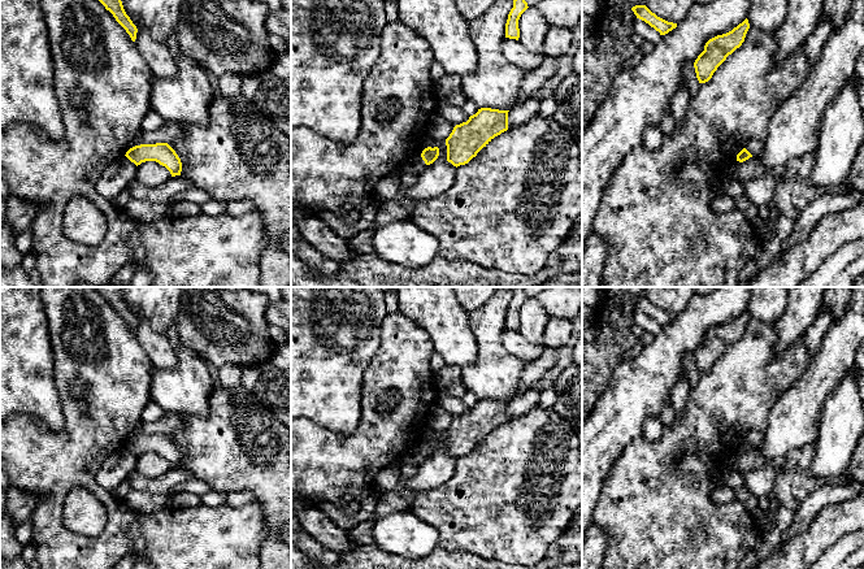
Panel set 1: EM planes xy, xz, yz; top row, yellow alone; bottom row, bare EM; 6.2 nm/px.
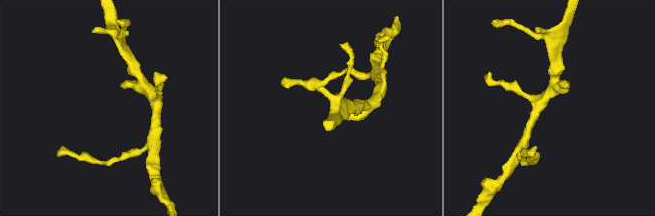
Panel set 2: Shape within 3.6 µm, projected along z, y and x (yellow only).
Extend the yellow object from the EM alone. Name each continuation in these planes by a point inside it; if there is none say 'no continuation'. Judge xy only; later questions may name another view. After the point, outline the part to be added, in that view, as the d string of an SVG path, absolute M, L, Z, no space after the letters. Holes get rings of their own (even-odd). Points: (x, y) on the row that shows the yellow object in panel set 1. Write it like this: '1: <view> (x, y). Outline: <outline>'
no continuation

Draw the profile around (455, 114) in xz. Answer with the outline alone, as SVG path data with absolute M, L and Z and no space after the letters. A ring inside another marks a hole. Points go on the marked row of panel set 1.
M439 101L438 113L450 121L453 126L469 120L469 117L463 112L460 107L446 105L442 101Z

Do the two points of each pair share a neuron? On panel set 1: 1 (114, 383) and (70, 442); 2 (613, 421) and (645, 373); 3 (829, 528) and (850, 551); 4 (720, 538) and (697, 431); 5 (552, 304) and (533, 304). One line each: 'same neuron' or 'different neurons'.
1: same neuron
2: same neuron
3: different neurons
4: same neuron
5: different neurons

